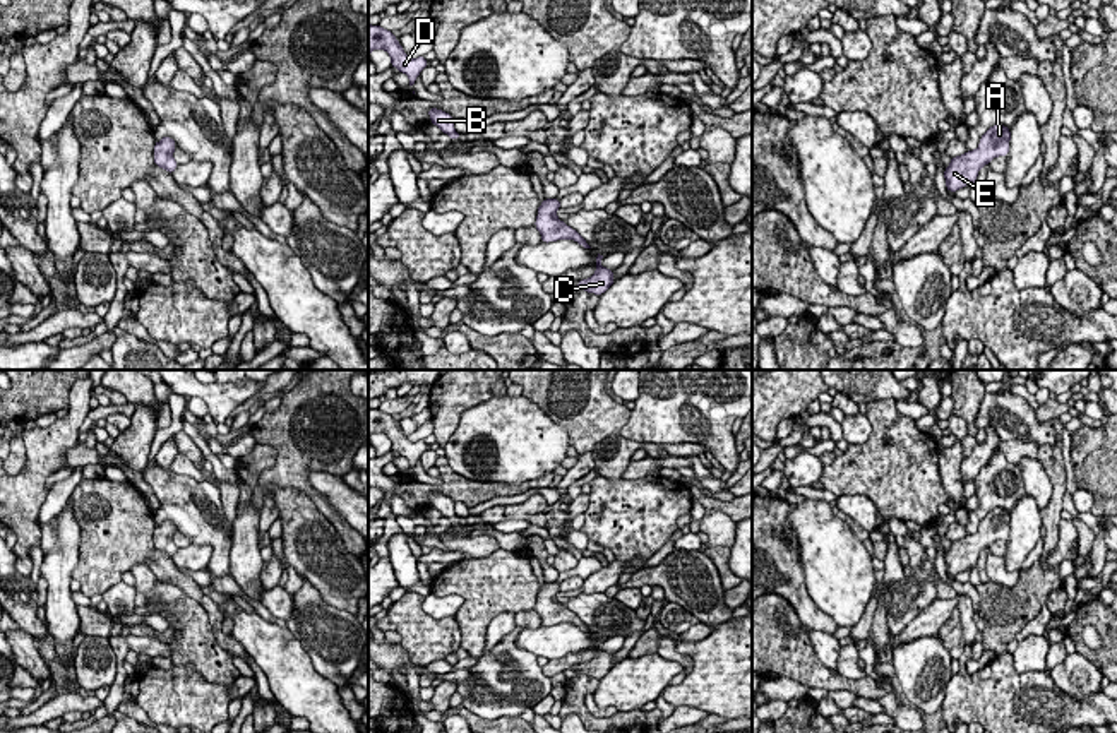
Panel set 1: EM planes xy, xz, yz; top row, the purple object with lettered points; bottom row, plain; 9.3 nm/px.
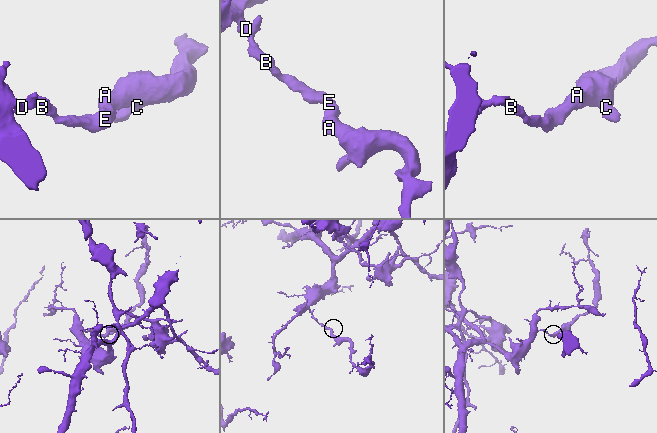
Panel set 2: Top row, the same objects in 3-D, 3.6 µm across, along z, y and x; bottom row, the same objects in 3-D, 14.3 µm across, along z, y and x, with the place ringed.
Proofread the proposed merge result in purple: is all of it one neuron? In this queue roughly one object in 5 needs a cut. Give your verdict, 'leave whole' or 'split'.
leave whole

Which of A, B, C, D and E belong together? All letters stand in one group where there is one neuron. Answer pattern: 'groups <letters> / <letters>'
groups A B C D E

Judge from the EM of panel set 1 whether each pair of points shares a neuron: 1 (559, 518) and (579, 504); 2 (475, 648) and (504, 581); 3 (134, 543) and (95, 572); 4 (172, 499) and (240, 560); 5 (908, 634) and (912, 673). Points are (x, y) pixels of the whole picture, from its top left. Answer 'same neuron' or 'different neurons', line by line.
1: same neuron
2: same neuron
3: same neuron
4: different neurons
5: different neurons

